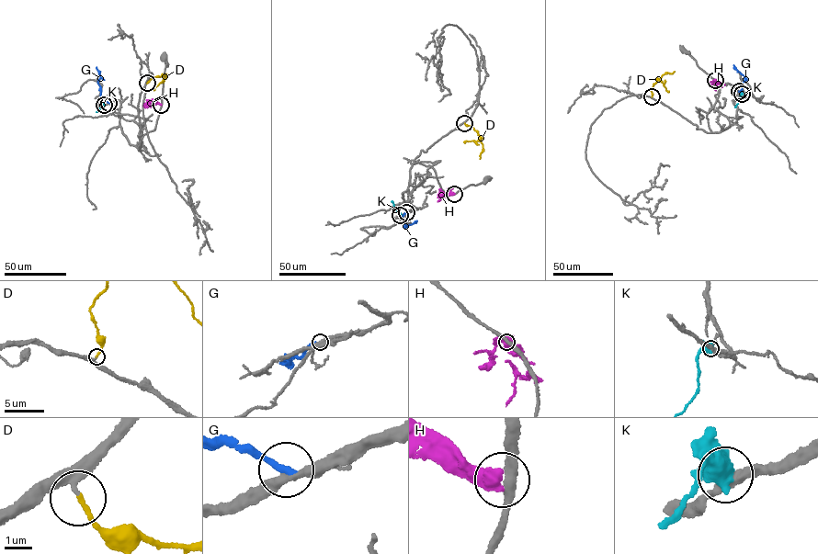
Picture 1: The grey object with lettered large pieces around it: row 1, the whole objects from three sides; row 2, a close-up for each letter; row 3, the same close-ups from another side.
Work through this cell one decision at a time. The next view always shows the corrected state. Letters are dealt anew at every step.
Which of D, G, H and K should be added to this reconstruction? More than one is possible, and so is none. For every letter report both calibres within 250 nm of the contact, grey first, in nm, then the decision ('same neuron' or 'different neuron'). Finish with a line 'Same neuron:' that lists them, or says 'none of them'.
D: 220 nm thick on the grey side, 170 nm on the other; same neuron
G: 320 nm thick on the grey side, 280 nm on the other; different neuron
H: 320 nm thick on the grey side, 550 nm on the other; different neuron
K: 320 nm thick on the grey side, 900 nm on the other; different neuron
Same neuron: D

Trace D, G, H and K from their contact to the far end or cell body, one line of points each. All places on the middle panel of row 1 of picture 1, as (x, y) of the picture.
D: (464, 123), (471, 126), (481, 137), (482, 150), (480, 159)
G: (406, 212), (401, 216), (405, 225), (416, 222)
H: (454, 194), (442, 197), (443, 192), (438, 189)
K: (400, 215), (391, 200)

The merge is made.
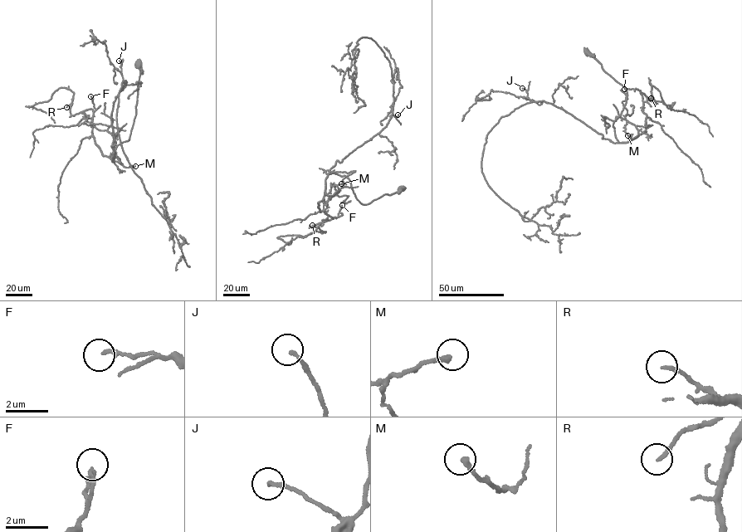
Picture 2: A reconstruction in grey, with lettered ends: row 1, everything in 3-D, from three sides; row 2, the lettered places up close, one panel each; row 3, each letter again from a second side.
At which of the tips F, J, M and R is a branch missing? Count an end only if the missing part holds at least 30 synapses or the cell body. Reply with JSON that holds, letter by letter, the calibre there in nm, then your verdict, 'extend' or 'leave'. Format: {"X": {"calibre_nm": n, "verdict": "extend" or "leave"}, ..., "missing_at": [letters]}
{"F": {"calibre_nm": 170, "verdict": "leave"}, "J": {"calibre_nm": 140, "verdict": "leave"}, "M": {"calibre_nm": 240, "verdict": "leave"}, "R": {"calibre_nm": 180, "verdict": "leave"}, "missing_at": []}

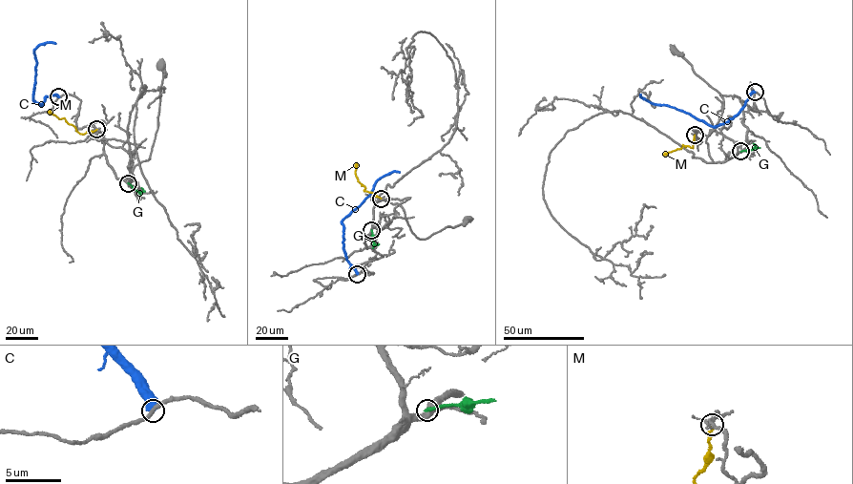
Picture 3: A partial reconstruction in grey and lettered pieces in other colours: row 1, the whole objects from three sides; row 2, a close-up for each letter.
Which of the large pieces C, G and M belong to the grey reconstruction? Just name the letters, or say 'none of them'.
none of them

